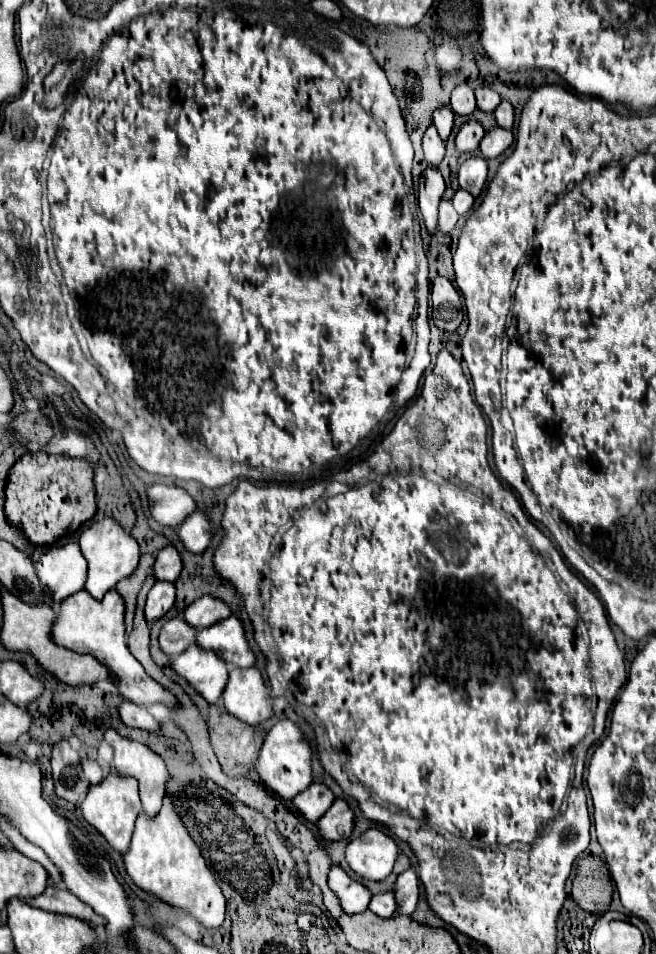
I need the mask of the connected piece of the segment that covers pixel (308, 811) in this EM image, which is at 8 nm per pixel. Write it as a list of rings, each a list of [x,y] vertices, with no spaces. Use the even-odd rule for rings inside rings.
[[[314,782],[292,800],[292,806],[306,820],[316,822],[332,806],[332,802],[334,802],[334,792],[324,782]]]

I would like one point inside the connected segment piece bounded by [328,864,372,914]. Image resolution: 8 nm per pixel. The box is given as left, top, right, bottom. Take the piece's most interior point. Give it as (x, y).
(354, 895)

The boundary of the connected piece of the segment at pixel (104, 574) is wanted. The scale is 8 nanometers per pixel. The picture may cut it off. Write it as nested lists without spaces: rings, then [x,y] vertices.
[[[102,518],[102,520],[94,522],[90,528],[86,528],[82,532],[78,544],[80,544],[80,550],[84,552],[84,556],[88,560],[88,580],[86,580],[84,588],[98,600],[110,588],[114,588],[118,580],[132,574],[138,566],[138,560],[140,560],[140,546],[136,542],[136,538],[130,536],[122,528],[122,524],[114,518]]]

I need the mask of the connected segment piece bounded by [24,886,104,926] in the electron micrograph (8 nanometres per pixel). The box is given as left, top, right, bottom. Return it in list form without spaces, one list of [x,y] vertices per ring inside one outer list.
[[[48,886],[40,896],[24,898],[24,902],[30,906],[36,906],[36,908],[42,908],[42,910],[70,914],[70,916],[76,916],[76,918],[86,920],[86,922],[92,920],[96,926],[104,924],[104,918],[100,918],[88,904],[84,904],[82,900],[72,896],[68,890],[58,890],[54,886]]]

